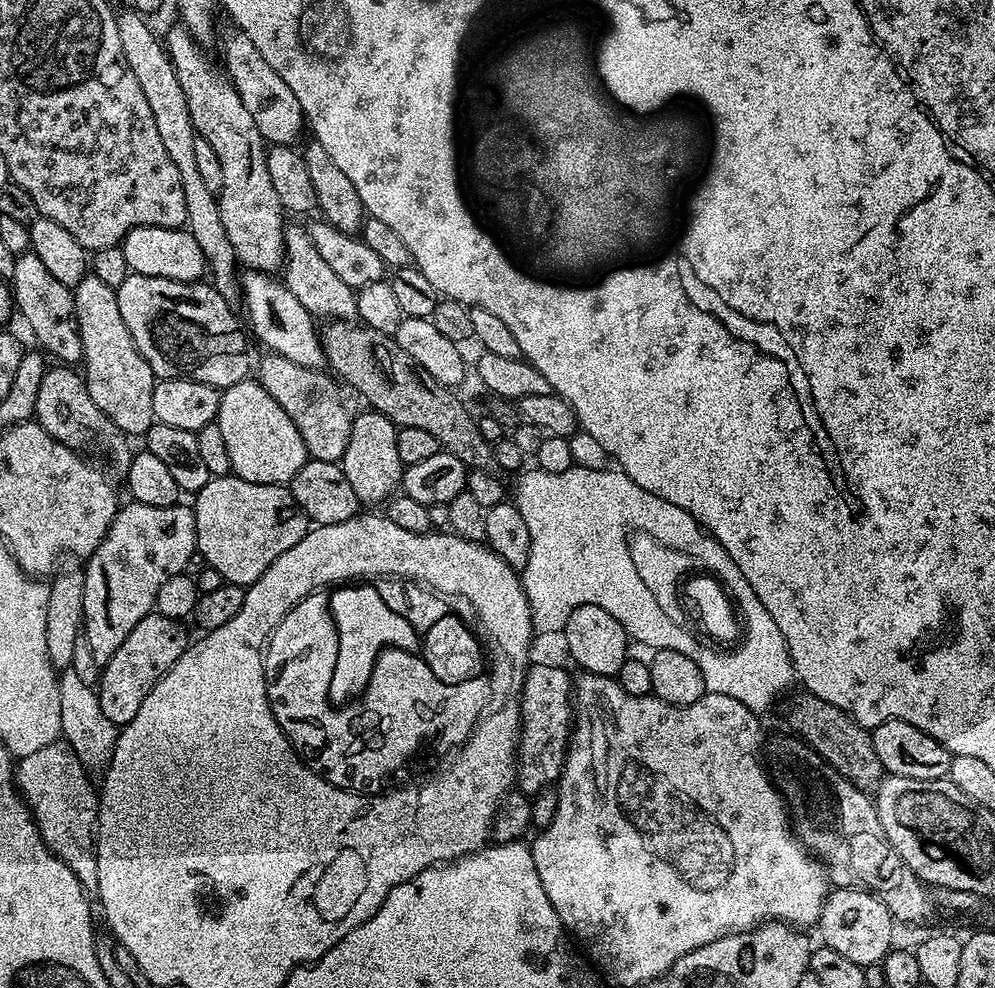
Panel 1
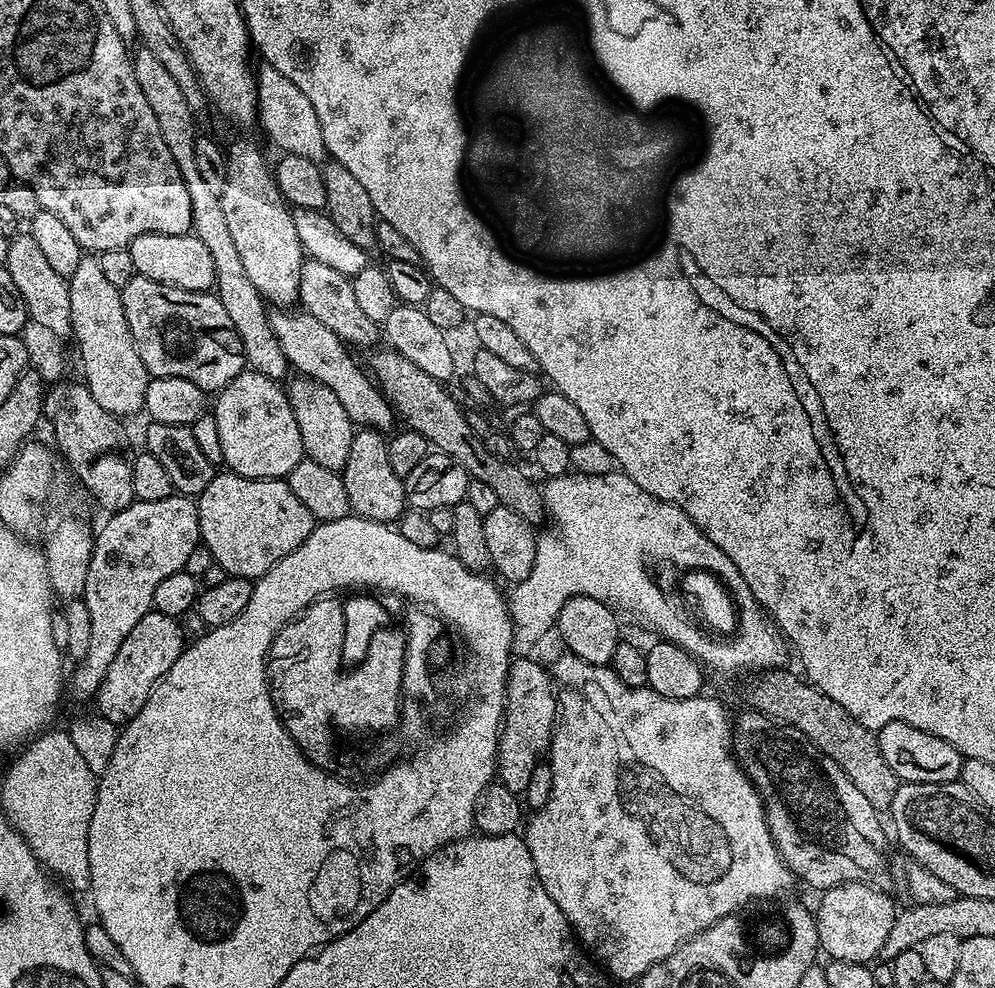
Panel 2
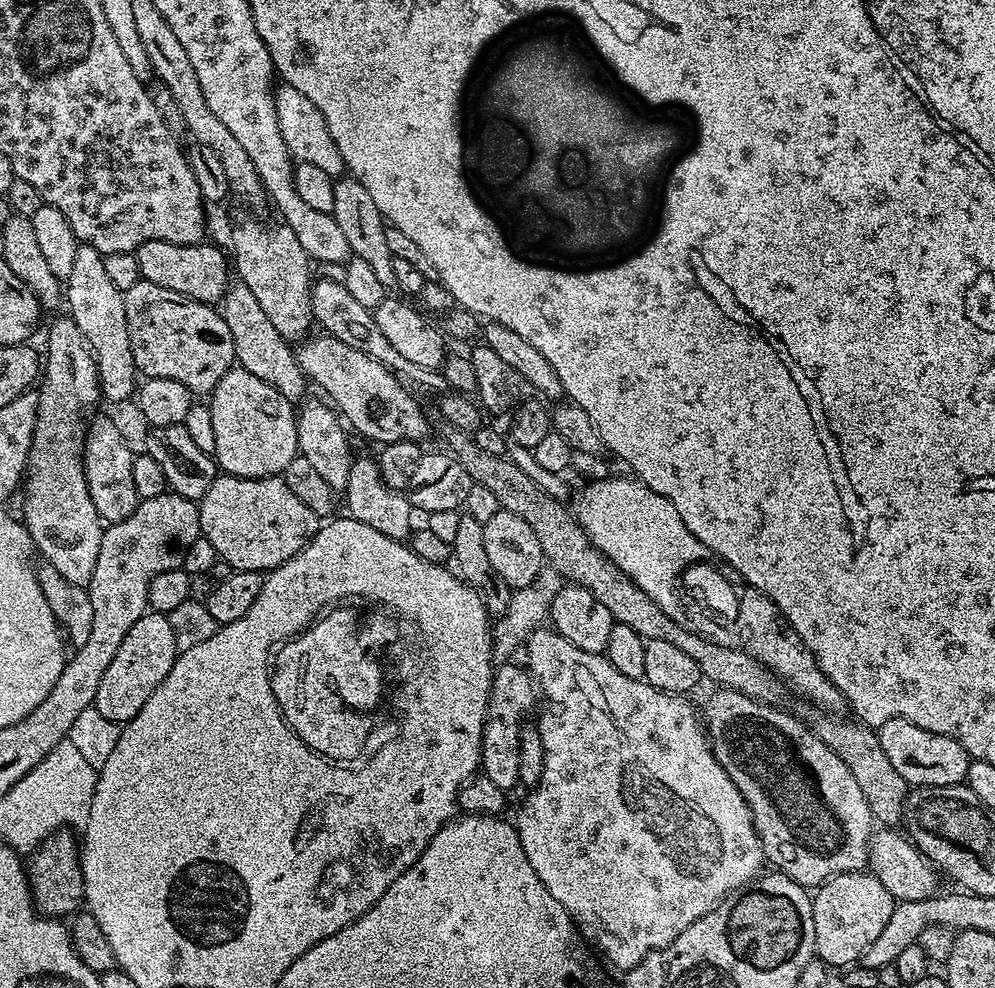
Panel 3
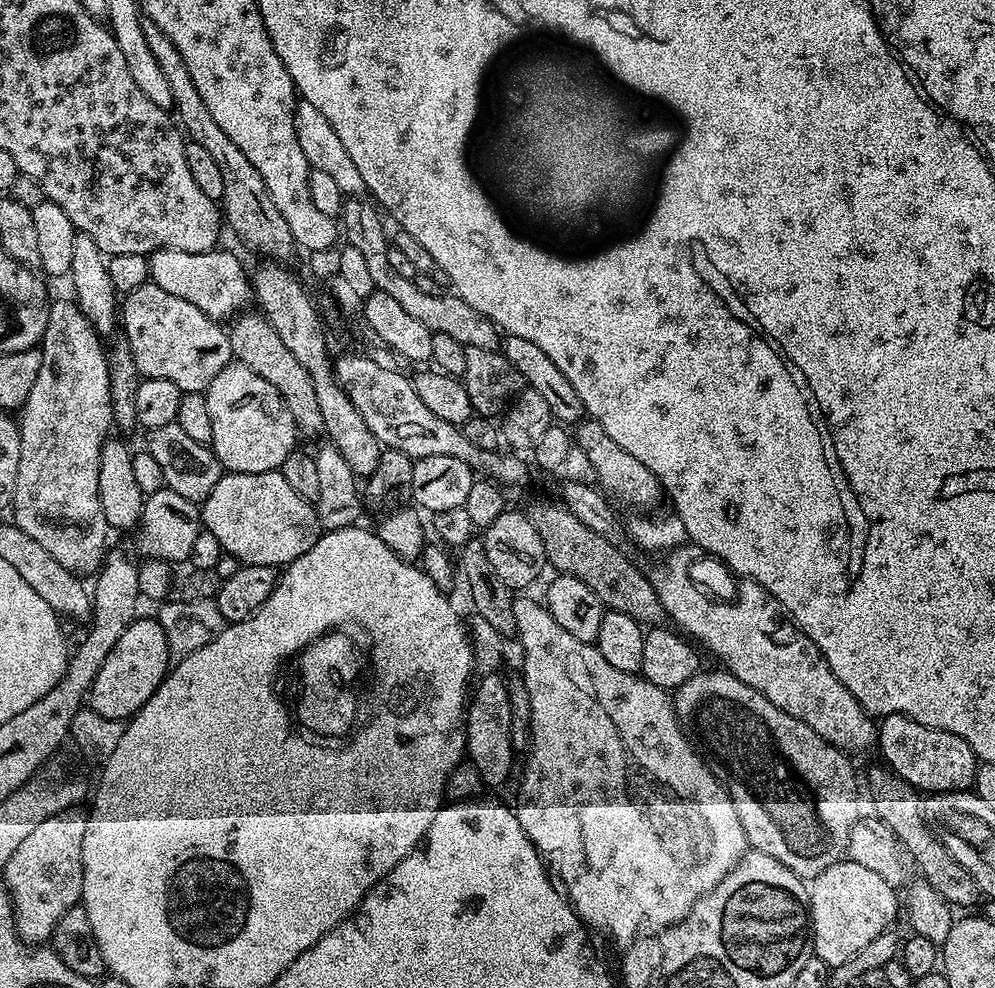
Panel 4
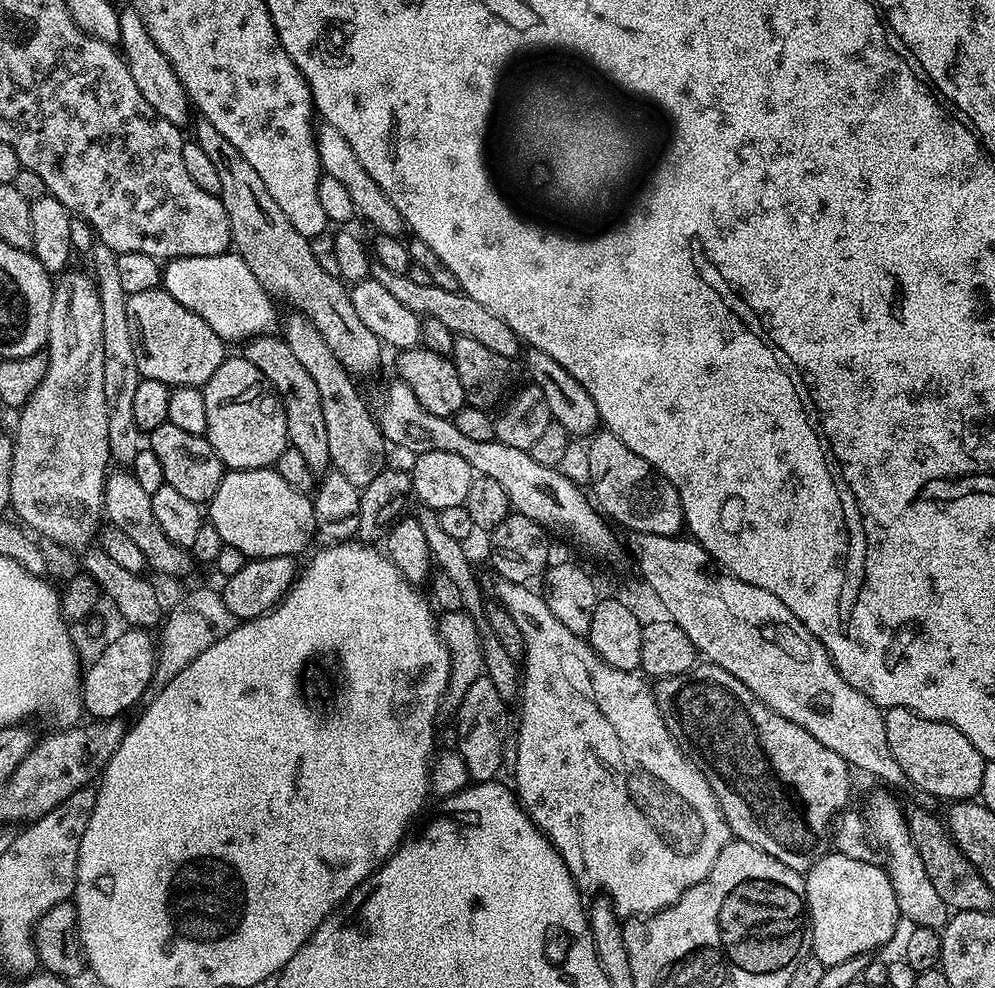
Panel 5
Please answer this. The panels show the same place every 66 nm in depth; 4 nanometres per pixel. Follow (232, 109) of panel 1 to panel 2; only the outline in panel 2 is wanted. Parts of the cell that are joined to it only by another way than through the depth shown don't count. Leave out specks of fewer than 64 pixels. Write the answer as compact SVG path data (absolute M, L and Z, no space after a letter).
M236 140L232 145L227 145L226 155L228 158L228 173L226 174L226 186L220 195L222 202L222 214L226 217L226 227L230 229L230 235L234 246L238 249L238 255L242 257L242 267L246 270L246 278L250 278L250 282L254 282L254 290L258 290L258 294L264 297L269 305L275 306L280 310L288 310L299 301L299 278L302 276L303 264L306 261L304 247L302 242L298 242L298 230L294 230L294 218L292 217L292 208L290 207L284 195L278 190L276 185L276 177L270 164L264 161L264 156L260 153L260 148L256 144L251 144L248 140Z

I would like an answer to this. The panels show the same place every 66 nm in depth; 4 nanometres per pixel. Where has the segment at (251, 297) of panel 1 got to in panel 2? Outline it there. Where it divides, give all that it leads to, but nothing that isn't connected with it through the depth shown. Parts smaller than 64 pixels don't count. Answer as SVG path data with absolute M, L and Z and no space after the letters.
M276 310L271 313L270 319L274 338L278 338L278 346L282 346L282 354L286 354L289 365L299 375L310 376L330 389L334 398L342 402L342 410L346 410L353 425L388 430L394 421L392 404L362 364L360 369L359 362L350 354L349 345L305 310Z

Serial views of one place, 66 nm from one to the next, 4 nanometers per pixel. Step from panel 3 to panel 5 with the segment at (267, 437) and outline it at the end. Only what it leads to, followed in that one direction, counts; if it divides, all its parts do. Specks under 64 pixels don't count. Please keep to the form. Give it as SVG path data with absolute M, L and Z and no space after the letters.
M229 355L203 385L206 433L225 469L271 468L278 454L289 448L286 414L271 384L243 355Z

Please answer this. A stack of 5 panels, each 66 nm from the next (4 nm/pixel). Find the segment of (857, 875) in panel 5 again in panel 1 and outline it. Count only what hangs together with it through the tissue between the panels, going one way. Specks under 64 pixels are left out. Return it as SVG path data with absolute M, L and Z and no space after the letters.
M836 888L829 891L824 909L818 921L823 947L838 950L859 964L879 964L884 955L892 951L892 927L894 921L887 903L877 893L862 888Z

